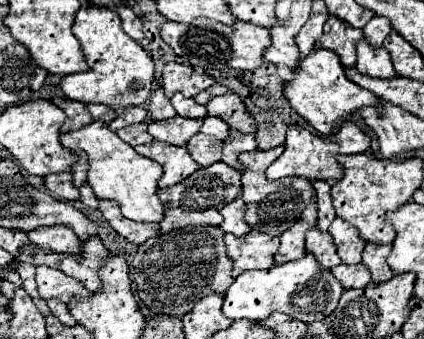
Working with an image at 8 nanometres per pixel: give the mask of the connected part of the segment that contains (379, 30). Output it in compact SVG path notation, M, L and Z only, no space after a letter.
M375 15L365 27L363 27L365 37L369 39L371 45L381 45L383 39L391 33L391 21L387 21L387 17L379 17Z

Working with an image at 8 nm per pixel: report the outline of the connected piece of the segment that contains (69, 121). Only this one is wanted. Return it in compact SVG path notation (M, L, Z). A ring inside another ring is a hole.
M53 97L53 103L57 107L61 107L67 115L65 123L61 125L61 133L69 133L69 131L79 129L81 125L87 125L93 121L93 117L87 113L87 105L83 105L83 103L75 103L67 97Z

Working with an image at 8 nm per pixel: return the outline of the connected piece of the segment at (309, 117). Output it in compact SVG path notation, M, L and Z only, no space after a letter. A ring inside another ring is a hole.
M313 49L307 57L301 57L299 65L293 71L293 81L283 85L283 95L309 125L313 125L321 135L329 135L337 129L339 119L347 113L359 111L365 105L379 105L379 97L371 95L367 89L355 85L345 77L345 69L335 57L335 53L325 49Z

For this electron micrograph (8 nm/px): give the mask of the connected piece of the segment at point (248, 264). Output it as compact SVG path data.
M251 229L243 237L225 235L225 245L229 257L235 261L233 277L239 277L251 269L269 269L273 267L273 257L279 249L279 237L269 237L259 229Z

